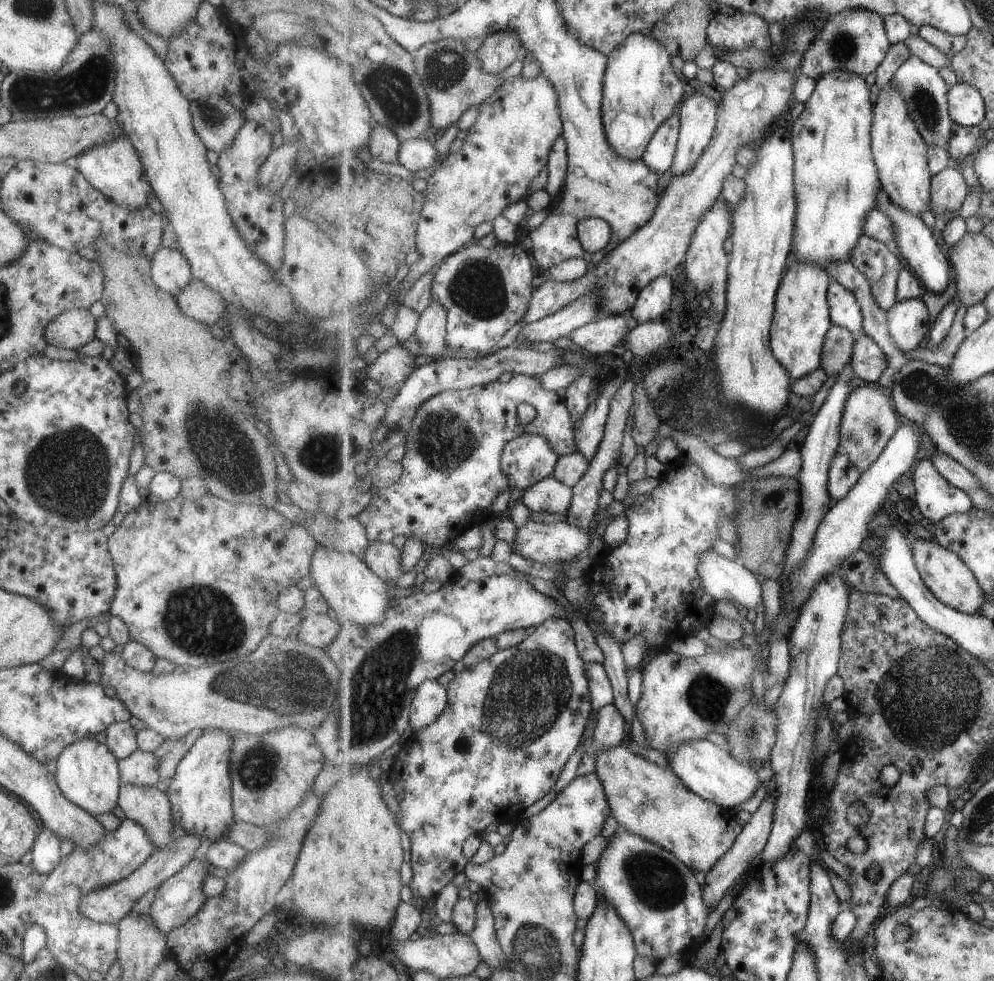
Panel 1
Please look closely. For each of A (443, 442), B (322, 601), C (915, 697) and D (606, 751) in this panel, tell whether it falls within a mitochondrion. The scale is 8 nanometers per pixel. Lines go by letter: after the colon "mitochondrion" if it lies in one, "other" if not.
A: mitochondrion
B: other
C: mitochondrion
D: other

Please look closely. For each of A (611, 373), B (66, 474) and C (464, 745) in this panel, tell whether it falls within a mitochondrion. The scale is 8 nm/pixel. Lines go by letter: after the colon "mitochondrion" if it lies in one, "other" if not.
A: other
B: mitochondrion
C: mitochondrion

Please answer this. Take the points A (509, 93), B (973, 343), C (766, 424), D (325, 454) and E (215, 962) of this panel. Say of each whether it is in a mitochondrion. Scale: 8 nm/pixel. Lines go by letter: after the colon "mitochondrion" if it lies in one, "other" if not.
A: other
B: other
C: other
D: mitochondrion
E: other

